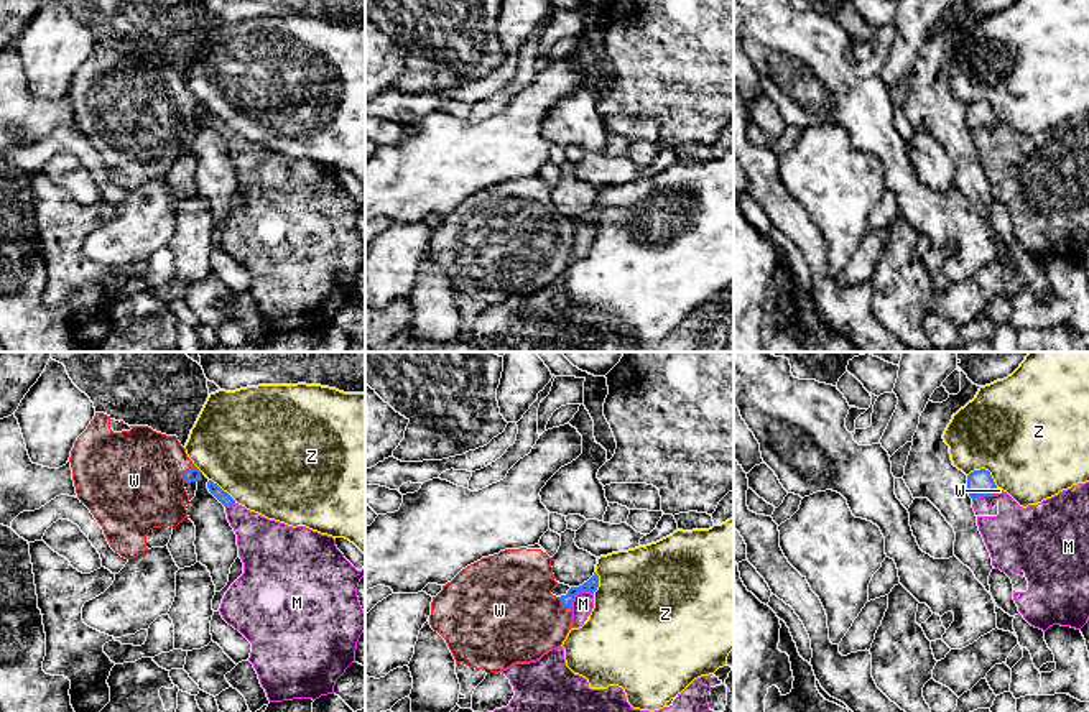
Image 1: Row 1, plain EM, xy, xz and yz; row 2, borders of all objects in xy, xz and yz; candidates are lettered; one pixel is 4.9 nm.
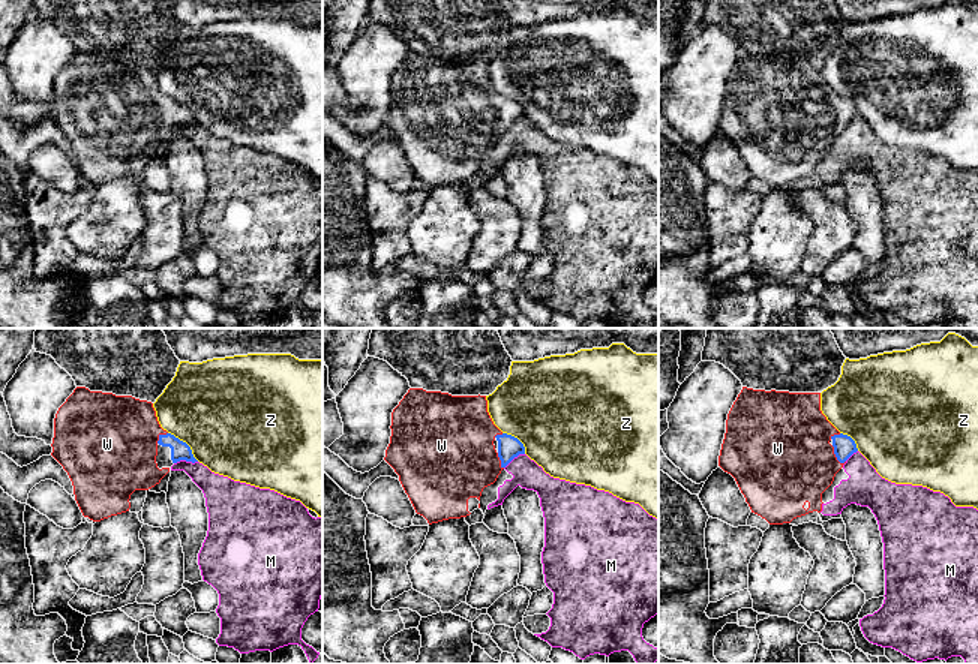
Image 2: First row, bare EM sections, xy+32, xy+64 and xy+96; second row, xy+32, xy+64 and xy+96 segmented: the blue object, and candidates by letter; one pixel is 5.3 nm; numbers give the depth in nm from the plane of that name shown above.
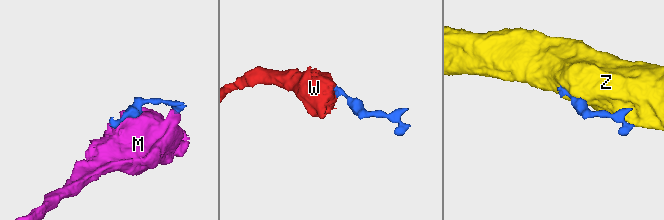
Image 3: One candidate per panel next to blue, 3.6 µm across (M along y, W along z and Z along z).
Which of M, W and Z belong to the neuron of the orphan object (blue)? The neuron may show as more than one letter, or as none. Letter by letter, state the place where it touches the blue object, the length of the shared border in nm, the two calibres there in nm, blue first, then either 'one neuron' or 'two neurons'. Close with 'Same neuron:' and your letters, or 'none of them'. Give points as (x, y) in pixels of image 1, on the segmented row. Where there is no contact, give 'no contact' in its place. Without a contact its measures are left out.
M: meets blue in xz at (579, 591); contact 130 nm long; 70 nm thick on the blue side, 100 nm on the other; two neurons
W: meets blue in xy at (186, 471); contact 90 nm long; 60 nm thick on the blue side, 460 nm on the other; one neuron
Z: meets blue in yz at (984, 469); contact 170 nm long; 130 nm thick on the blue side, 500 nm on the other; two neurons
Same neuron: W

